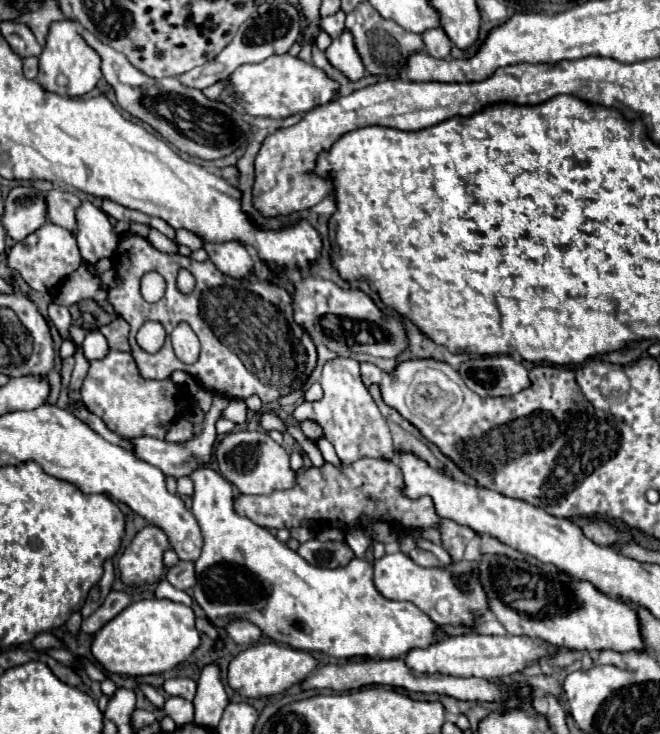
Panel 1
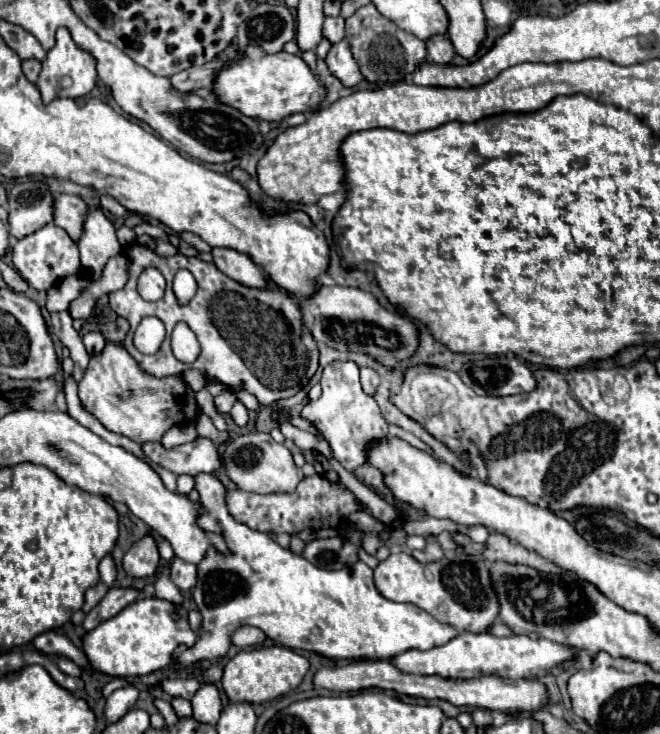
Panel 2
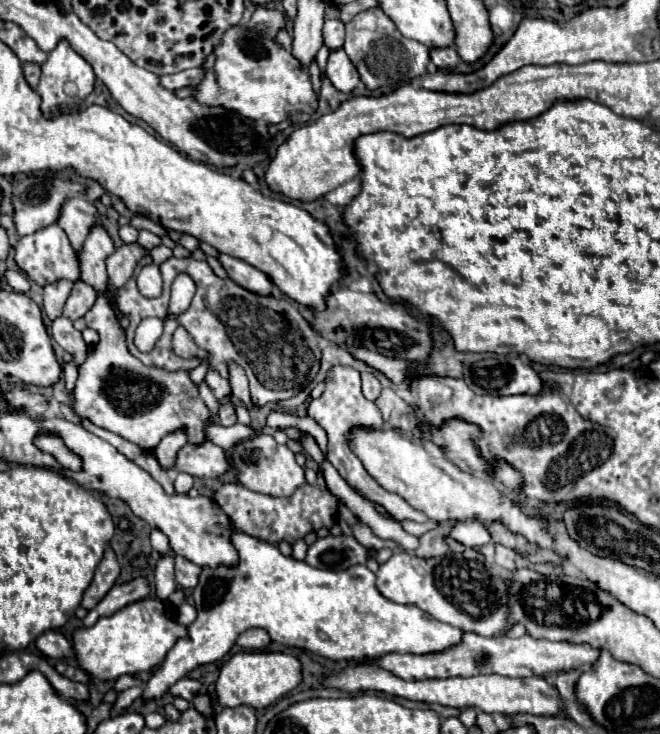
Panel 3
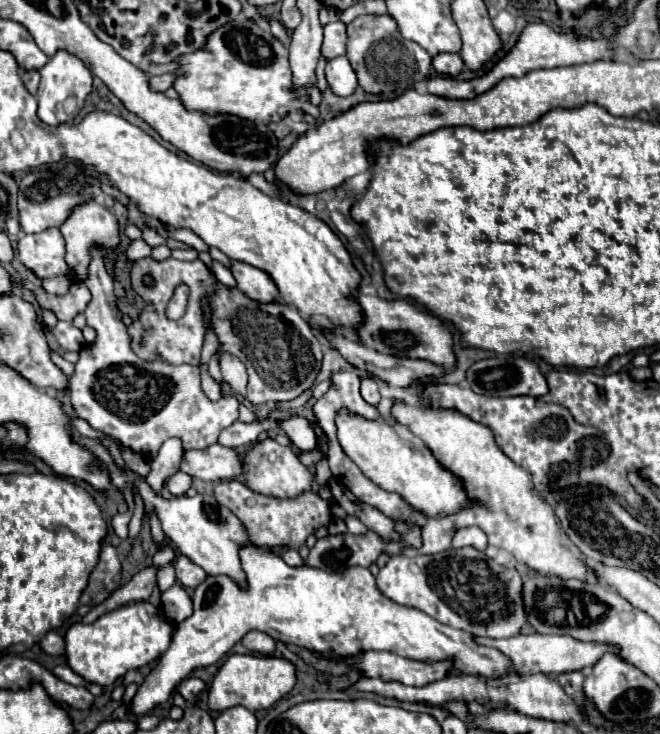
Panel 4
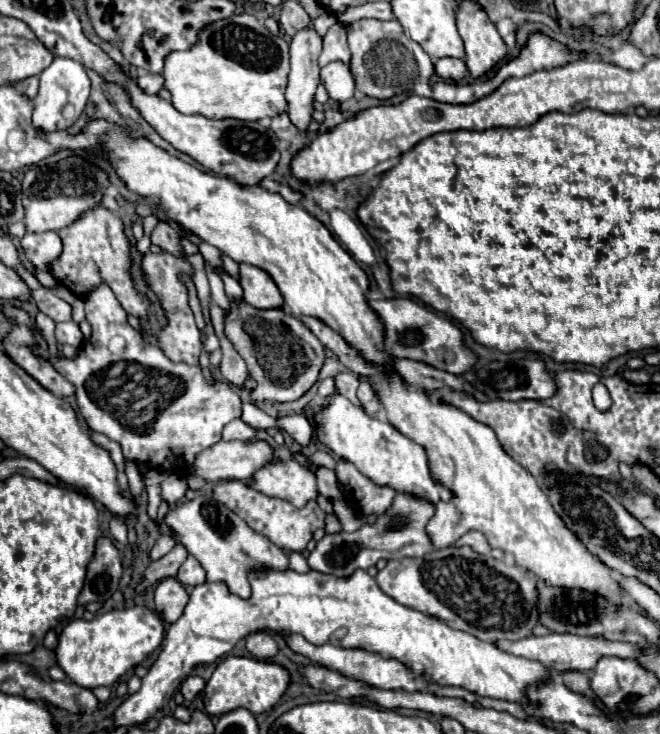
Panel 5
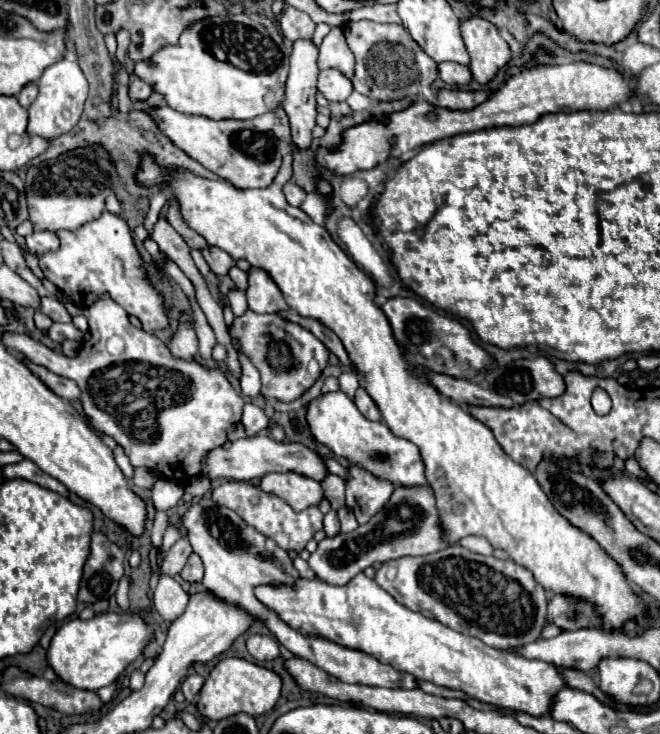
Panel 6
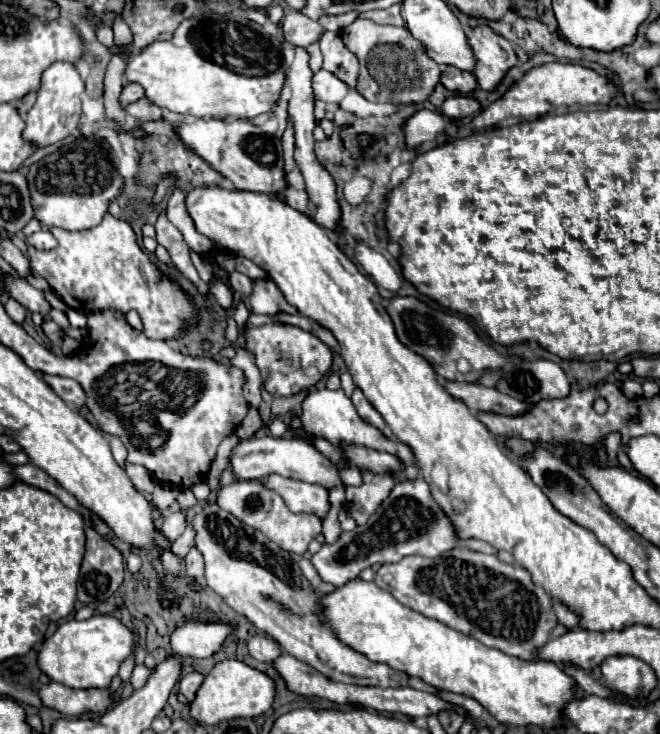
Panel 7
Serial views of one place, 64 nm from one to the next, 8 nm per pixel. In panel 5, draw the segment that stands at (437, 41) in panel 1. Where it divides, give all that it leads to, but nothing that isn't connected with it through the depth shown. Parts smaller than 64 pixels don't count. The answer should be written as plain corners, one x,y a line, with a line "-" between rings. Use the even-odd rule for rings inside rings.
442,58
436,62
436,74
448,82
460,82
468,76
468,68
458,58

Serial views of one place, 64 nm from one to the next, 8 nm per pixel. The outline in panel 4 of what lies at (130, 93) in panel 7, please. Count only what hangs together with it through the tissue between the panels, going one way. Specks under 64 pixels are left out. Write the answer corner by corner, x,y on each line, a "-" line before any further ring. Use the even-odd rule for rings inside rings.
170,74
150,76
150,78
148,78
148,86
150,86
154,92
164,92
164,90
168,90
168,88
172,86
172,82
174,82
174,76
170,76

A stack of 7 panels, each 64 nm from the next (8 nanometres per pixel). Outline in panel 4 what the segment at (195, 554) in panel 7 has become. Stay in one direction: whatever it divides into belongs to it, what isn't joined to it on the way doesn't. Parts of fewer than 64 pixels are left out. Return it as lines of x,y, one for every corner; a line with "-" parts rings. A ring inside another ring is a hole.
180,556
180,560
176,562
174,568
176,568
176,580
184,588
196,588
206,578
206,572
198,564
194,564
192,560
188,560
186,556

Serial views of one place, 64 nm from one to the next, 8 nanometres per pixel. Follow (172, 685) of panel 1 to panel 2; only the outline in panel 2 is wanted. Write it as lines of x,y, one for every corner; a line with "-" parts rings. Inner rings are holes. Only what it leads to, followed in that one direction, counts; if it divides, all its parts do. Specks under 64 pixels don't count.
168,678
162,682
162,690
174,698
180,696
180,698
192,700
198,688
200,688
200,682
194,678

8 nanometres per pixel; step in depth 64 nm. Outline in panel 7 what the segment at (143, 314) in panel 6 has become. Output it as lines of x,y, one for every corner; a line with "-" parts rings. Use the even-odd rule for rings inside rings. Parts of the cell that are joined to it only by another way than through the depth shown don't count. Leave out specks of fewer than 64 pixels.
106,214
104,220
90,230
48,230
56,236
58,246
50,252
28,246
30,270
46,278
52,292
62,298
66,306
84,314
100,310
138,310
144,322
144,334
152,340
178,340
192,326
200,324
192,298
180,288
176,280
166,276
148,258
128,222

